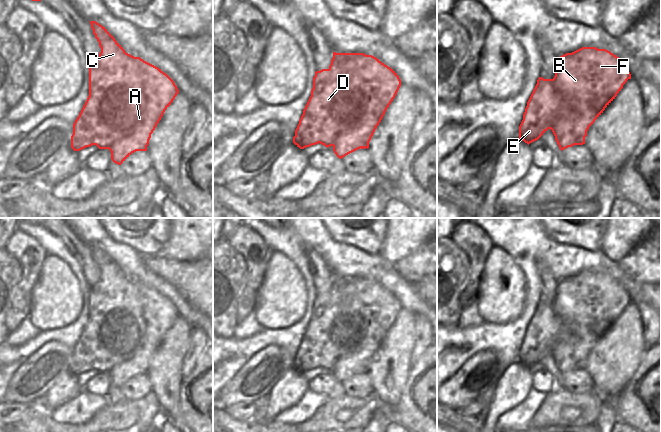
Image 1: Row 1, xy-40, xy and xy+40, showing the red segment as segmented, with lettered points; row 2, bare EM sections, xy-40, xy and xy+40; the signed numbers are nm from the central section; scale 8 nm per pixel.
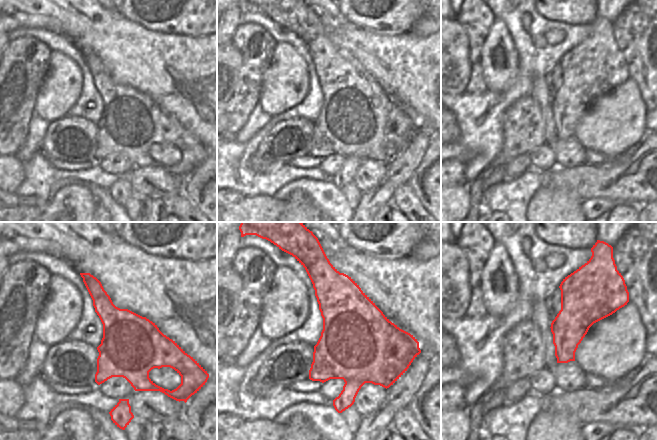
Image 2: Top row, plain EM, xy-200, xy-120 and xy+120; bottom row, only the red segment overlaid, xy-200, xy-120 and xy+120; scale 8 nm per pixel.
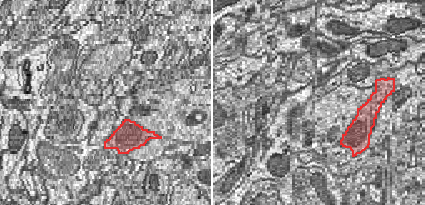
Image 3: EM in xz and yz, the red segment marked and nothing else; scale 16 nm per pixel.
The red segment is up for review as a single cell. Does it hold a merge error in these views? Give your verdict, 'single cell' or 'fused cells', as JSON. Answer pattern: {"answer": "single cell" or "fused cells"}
{"answer": "fused cells"}

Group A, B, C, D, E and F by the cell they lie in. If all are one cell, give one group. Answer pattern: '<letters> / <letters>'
A D E / B C F

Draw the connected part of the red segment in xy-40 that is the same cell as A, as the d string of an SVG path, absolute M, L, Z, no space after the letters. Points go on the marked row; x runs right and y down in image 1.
M98 57L92 63L89 63L89 96L73 124L71 148L74 151L80 151L86 147L96 145L99 149L110 149L116 141L134 134L137 136L134 140L134 146L136 148L142 147L143 151L147 151L151 134L178 93L179 90L173 81L162 75L148 77L145 86L138 75L130 75L129 80L124 81L113 71L106 69L101 64L101 58Z

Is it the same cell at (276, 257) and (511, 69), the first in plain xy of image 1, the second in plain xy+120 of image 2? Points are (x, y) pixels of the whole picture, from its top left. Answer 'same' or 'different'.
same

